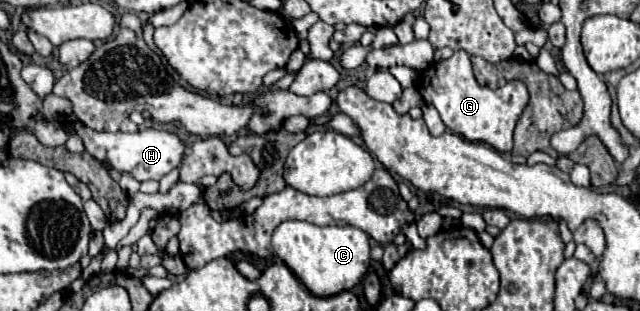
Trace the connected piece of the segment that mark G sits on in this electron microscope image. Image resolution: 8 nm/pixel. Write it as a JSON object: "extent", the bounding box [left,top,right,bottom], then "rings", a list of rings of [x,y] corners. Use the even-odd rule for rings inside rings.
{"extent":[417,50,529,152],"rings":[[[461,50],[453,52],[451,58],[435,62],[425,72],[421,72],[417,80],[417,90],[427,104],[435,106],[441,120],[451,132],[465,136],[473,142],[485,142],[497,152],[511,152],[513,128],[529,102],[527,86],[521,80],[507,82],[497,90],[479,86],[473,76],[469,54]]]}

